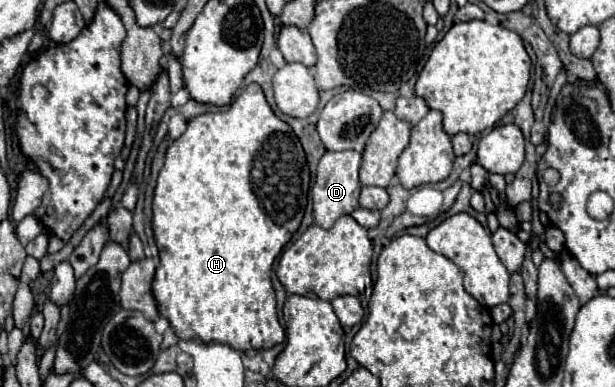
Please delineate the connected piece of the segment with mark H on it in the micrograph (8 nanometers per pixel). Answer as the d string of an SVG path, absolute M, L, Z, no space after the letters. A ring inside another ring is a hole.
M249 84L241 88L241 94L235 96L235 100L229 104L229 108L221 112L205 112L189 120L187 130L167 148L165 152L165 164L159 172L155 196L153 196L153 234L159 248L161 264L155 272L153 280L153 294L159 304L159 314L171 322L171 328L175 334L183 340L189 338L201 338L203 342L221 342L235 350L265 350L275 344L281 344L285 340L285 330L279 324L277 318L277 304L275 304L275 290L271 286L271 268L277 258L277 254L283 250L283 246L291 240L293 232L299 228L305 206L307 206L307 194L309 194L309 166L305 160L305 152L301 148L299 138L293 134L291 126L275 116L271 106L265 100L265 94L259 84Z

